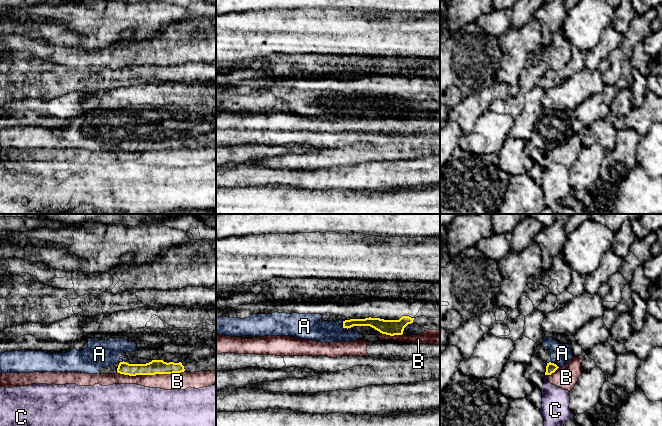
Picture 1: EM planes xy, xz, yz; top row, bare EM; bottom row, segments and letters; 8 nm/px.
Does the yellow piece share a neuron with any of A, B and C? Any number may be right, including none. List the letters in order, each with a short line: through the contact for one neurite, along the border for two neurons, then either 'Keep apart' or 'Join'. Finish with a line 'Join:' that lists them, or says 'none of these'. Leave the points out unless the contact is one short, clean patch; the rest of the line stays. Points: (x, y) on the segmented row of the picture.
A: Line: yz (551, 367), (556, 365), (562, 359), (562, 353). Join
B: Line: xy (184, 370), (178, 373), (135, 375), (118, 373). Keep apart
C: Line: yz (545, 374), (548, 375). Keep apart
Join: A

